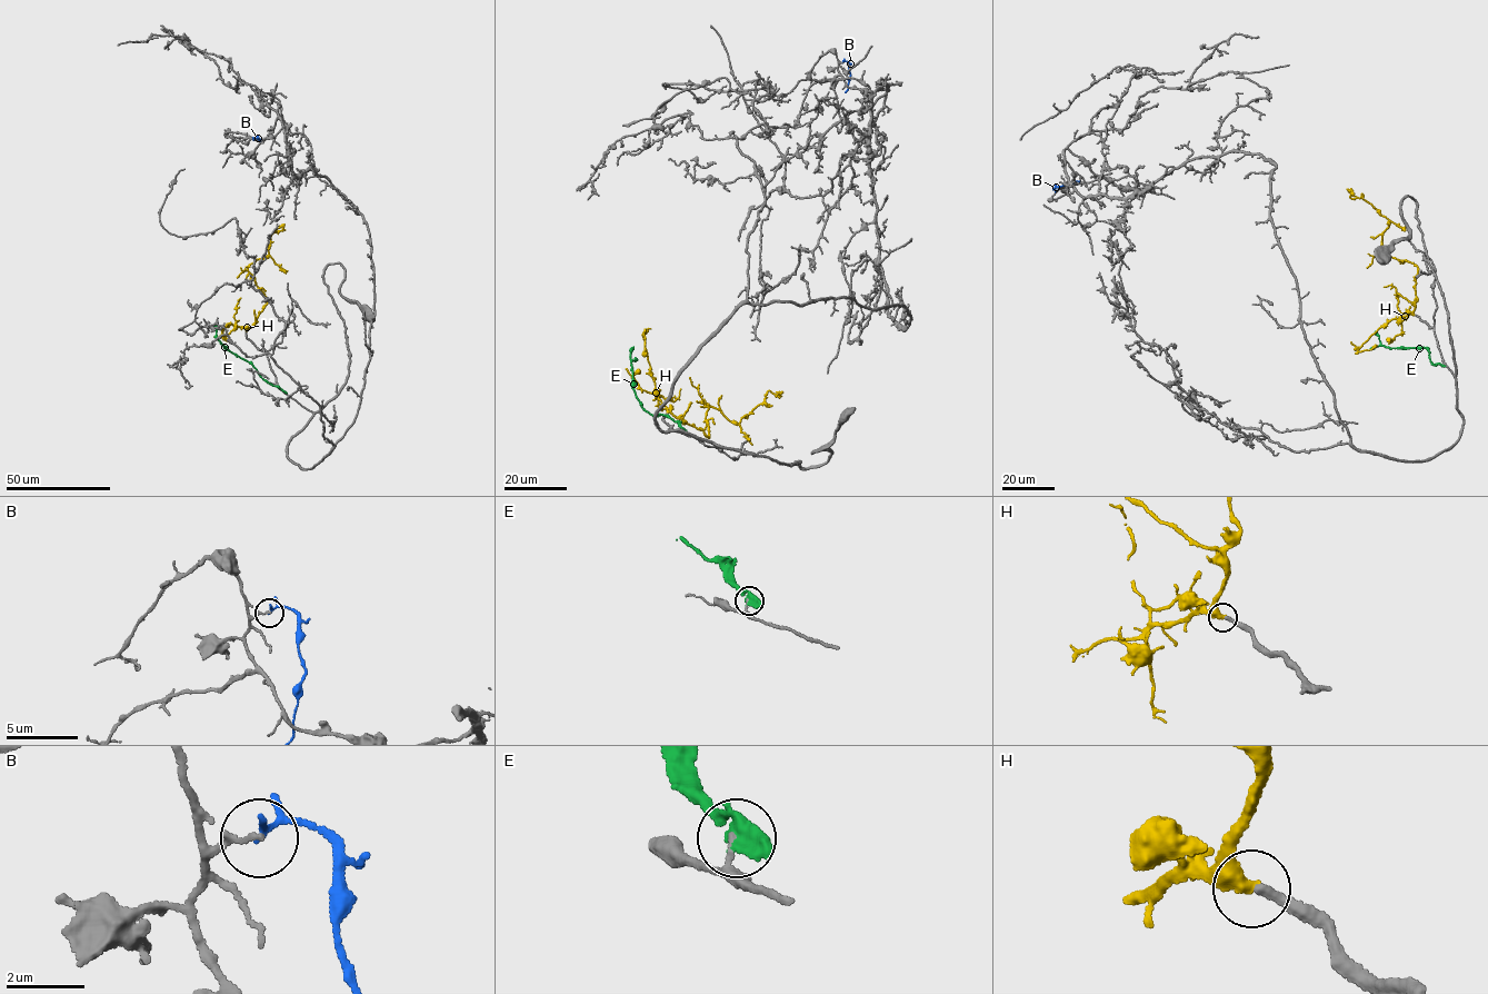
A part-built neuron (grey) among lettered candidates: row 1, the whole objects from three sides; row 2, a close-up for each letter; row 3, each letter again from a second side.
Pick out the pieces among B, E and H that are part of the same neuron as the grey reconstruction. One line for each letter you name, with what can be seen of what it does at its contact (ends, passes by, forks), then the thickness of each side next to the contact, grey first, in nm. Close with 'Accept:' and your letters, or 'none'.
H: it passes by; calibres 280 and 280 nm
Accept: H

